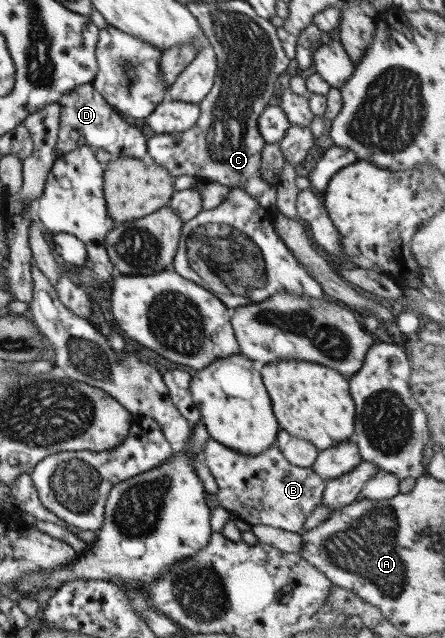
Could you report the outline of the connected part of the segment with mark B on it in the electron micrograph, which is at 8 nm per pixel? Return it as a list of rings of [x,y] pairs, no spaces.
[[[208,439],[204,443],[202,457],[206,469],[216,481],[218,507],[235,513],[237,519],[249,525],[299,533],[307,516],[319,507],[324,482],[310,468],[290,464],[275,444],[270,444],[258,456],[244,456]]]

